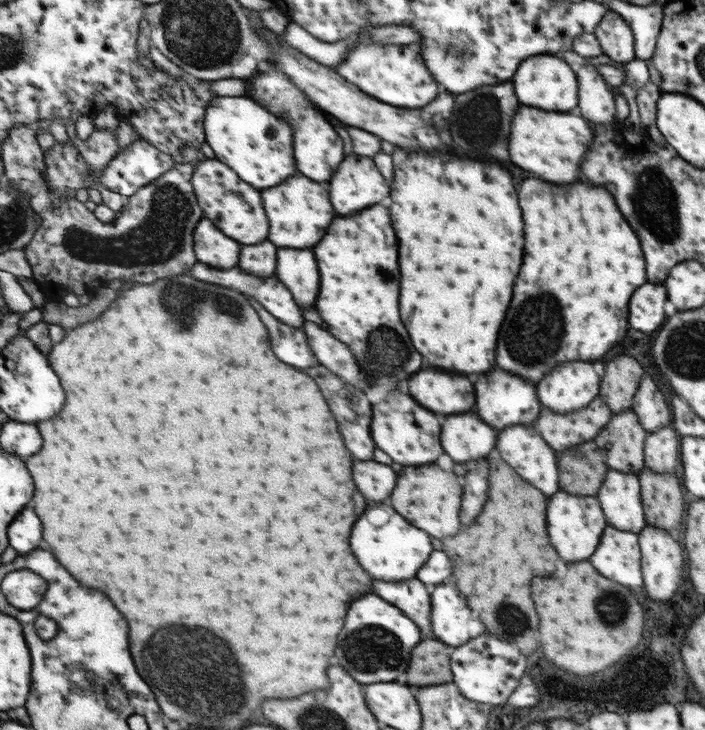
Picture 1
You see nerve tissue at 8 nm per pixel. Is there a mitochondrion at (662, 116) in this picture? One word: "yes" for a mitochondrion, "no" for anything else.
no

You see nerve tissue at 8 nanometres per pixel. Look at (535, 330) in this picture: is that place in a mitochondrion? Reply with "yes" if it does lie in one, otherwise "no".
yes

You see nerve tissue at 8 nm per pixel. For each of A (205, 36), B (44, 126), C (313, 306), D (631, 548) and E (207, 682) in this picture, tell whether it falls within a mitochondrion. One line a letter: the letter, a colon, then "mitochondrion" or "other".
A: mitochondrion
B: other
C: other
D: other
E: mitochondrion

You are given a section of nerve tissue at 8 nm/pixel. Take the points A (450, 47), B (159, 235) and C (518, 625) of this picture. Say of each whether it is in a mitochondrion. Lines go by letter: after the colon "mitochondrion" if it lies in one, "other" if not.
A: mitochondrion
B: mitochondrion
C: mitochondrion

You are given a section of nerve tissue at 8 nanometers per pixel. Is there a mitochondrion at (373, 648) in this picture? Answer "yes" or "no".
yes

